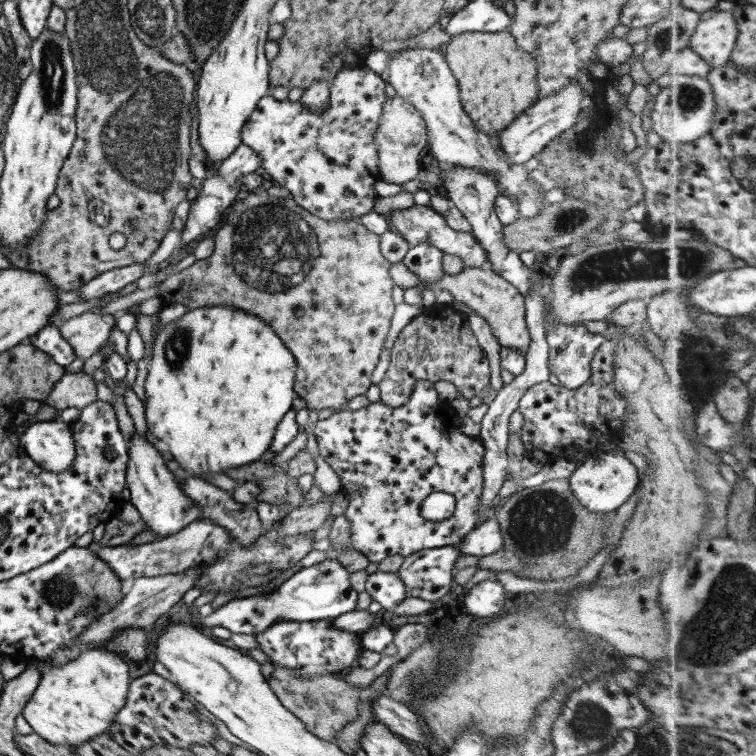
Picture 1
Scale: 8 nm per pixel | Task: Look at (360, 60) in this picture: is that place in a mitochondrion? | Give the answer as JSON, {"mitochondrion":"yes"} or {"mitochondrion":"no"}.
{"mitochondrion":"no"}

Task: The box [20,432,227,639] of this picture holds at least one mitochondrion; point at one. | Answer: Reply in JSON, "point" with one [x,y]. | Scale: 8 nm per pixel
{"point":[59,592]}

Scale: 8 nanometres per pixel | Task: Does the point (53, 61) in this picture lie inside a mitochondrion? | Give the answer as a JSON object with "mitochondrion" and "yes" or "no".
{"mitochondrion":"yes"}

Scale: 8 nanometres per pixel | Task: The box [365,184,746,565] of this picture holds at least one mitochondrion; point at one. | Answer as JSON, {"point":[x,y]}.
{"point":[624,265]}

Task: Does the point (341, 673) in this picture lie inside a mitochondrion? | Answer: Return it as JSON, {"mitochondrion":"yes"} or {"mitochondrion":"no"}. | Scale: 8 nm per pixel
{"mitochondrion":"no"}

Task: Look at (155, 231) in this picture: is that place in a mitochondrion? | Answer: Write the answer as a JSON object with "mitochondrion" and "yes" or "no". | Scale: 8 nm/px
{"mitochondrion":"no"}

